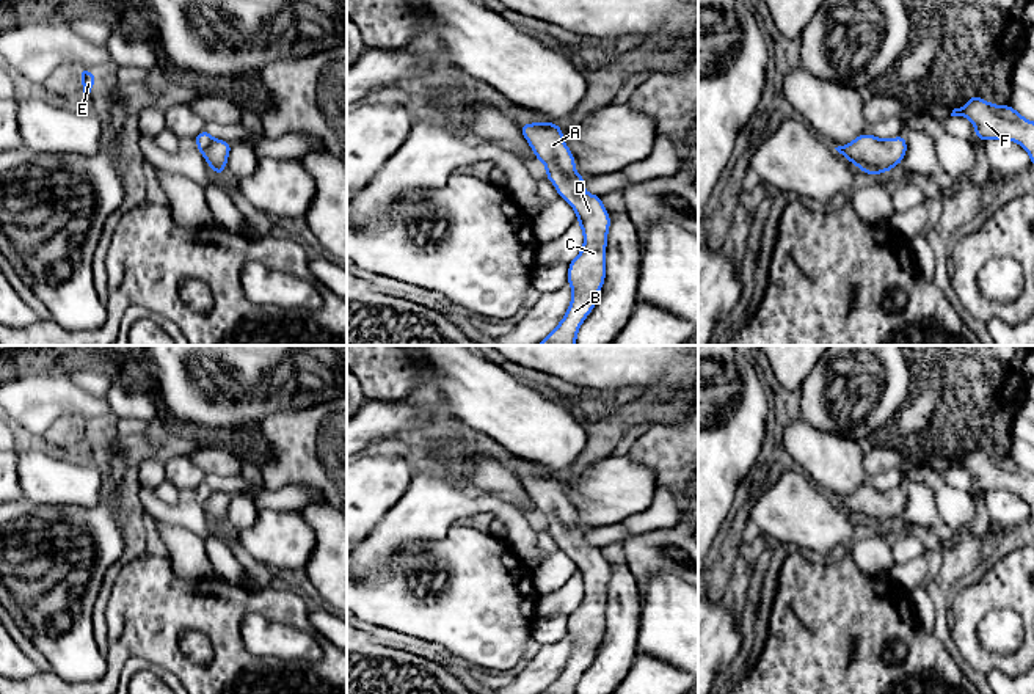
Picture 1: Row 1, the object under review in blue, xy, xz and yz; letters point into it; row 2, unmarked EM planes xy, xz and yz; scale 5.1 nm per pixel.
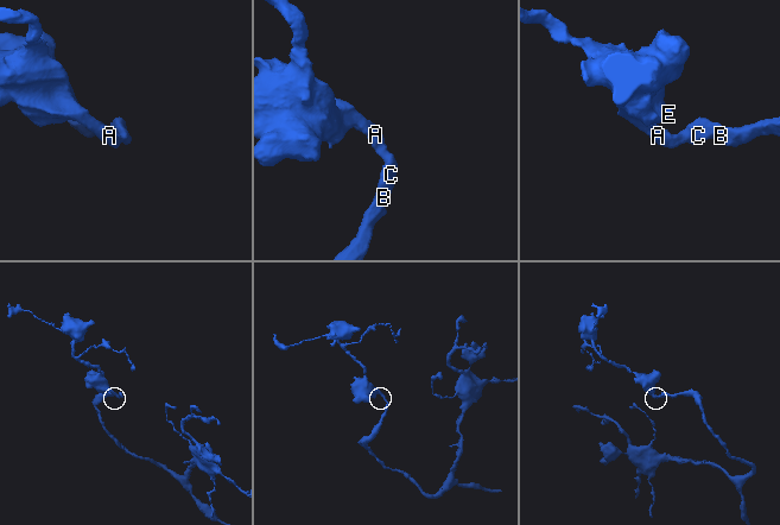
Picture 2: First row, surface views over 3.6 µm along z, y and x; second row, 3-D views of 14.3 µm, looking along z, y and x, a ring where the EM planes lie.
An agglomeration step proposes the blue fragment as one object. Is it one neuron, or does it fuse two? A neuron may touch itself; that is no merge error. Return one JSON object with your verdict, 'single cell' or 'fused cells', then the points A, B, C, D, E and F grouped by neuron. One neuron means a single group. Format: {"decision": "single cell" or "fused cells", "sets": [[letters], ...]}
{"decision": "single cell", "sets": [["A", "B", "C", "D", "E", "F"]]}

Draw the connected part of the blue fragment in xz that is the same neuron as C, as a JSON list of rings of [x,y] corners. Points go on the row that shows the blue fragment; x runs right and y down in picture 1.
[[[548,121],[526,122],[519,126],[519,130],[537,160],[546,165],[546,179],[554,184],[557,195],[574,209],[584,232],[584,247],[568,264],[571,303],[560,323],[537,345],[576,345],[577,331],[593,311],[599,289],[604,286],[610,215],[601,196],[584,190],[587,177],[576,173],[574,155],[563,140],[562,126]]]

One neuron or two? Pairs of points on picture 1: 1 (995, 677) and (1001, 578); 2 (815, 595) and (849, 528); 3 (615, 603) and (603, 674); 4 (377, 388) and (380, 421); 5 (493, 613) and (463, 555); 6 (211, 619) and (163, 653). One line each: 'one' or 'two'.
1: two
2: two
3: one
4: two
5: one
6: one

